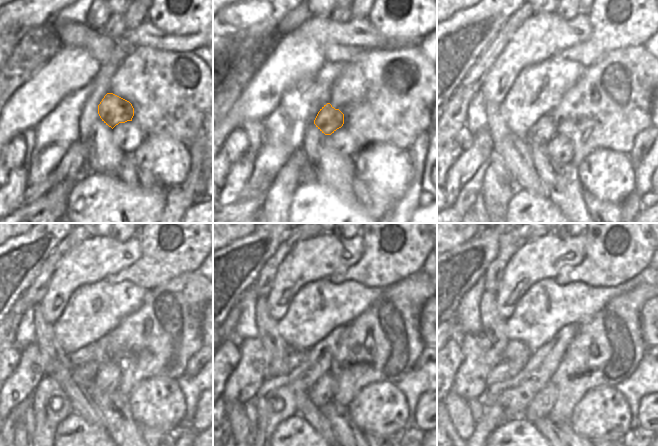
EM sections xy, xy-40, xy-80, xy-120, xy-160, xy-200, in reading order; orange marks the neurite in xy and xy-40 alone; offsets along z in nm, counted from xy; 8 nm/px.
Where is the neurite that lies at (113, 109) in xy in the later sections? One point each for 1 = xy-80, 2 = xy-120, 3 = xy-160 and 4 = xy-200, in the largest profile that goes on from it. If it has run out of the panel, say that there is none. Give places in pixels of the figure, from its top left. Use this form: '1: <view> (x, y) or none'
1: xy-80 (542, 131)
2: xy-120 (87, 353)
3: xy-160 (295, 357)
4: xy-200 (503, 371)

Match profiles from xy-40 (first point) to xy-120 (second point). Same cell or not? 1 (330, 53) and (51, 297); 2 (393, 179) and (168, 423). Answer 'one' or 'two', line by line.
1: two
2: one

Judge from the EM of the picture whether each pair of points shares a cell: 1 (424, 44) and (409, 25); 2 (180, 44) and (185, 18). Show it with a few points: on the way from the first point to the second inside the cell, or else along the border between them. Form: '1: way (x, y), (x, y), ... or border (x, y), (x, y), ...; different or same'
1: border (426, 35), (419, 42); different
2: border (159, 29), (169, 34), (194, 34), (202, 31); different

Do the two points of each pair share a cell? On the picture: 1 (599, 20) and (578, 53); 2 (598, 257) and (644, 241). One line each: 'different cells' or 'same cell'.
1: same cell
2: same cell

